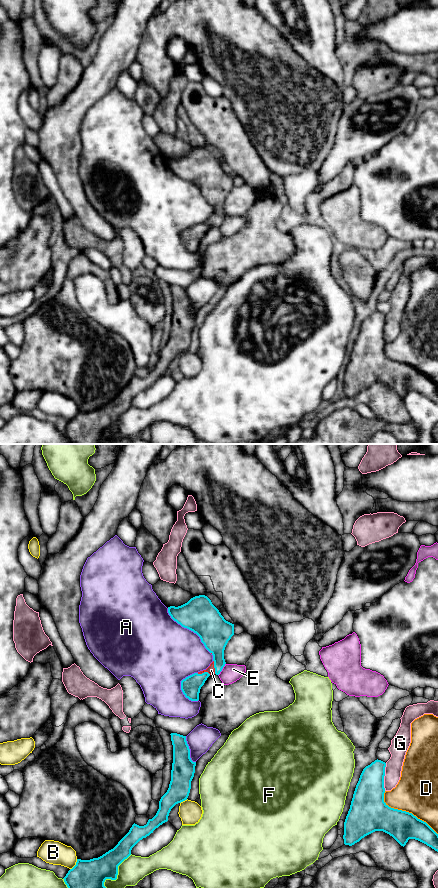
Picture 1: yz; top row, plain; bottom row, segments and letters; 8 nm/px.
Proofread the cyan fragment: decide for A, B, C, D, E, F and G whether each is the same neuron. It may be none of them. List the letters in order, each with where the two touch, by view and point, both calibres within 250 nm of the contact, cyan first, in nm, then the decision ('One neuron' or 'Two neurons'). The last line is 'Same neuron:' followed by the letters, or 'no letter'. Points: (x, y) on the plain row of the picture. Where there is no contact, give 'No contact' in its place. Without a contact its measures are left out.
A: Touches cyan at yz (192, 182). Thickness 280 nm (cyan) against 460 nm. Two neurons
B: Touches cyan at yz (76, 416). Thickness 300 nm (cyan) against 190 nm. Two neurons
C: Touches cyan at yz (214, 219). Thickness 220 nm (cyan) against 60 nm. One neuron
D: Touches cyan at yz (405, 363). Thickness 240 nm (cyan) against 340 nm. Two neurons
E: Touches cyan at yz (222, 220). Thickness 200 nm (cyan) against 150 nm. Two neurons
F: Touches cyan at yz (116, 429). Thickness 300 nm (cyan) against 200 nm. Two neurons
G: Touches cyan at yz (383, 329). Thickness 260 nm (cyan) against 130 nm. Two neurons
Same neuron: C

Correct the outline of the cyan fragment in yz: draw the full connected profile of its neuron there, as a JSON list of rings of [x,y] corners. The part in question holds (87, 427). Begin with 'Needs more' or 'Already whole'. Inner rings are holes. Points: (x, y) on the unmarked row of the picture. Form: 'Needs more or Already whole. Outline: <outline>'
Already whole. Outline: [[[171,285],[173,315],[171,333],[167,344],[159,353],[156,367],[147,376],[133,376],[118,396],[102,408],[90,412],[77,411],[76,417],[63,430],[71,444],[109,444],[104,438],[106,431],[116,432],[118,418],[131,407],[132,400],[149,388],[160,377],[168,373],[171,361],[187,352],[196,314],[190,310],[186,288]]]

